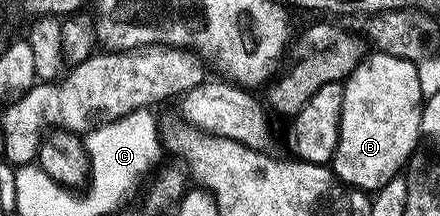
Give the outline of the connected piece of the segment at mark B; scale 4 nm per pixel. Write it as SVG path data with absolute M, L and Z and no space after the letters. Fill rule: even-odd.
M373 51L361 60L359 67L355 67L355 71L351 71L351 75L345 78L343 84L345 86L345 90L343 91L343 115L341 116L341 126L339 127L339 143L337 144L337 150L331 162L332 171L341 180L342 185L352 185L353 188L362 191L382 189L392 177L398 176L408 166L409 158L418 152L419 145L417 145L417 140L422 140L423 137L421 132L423 98L419 91L419 75L417 74L416 64L407 59L396 58L394 55Z

